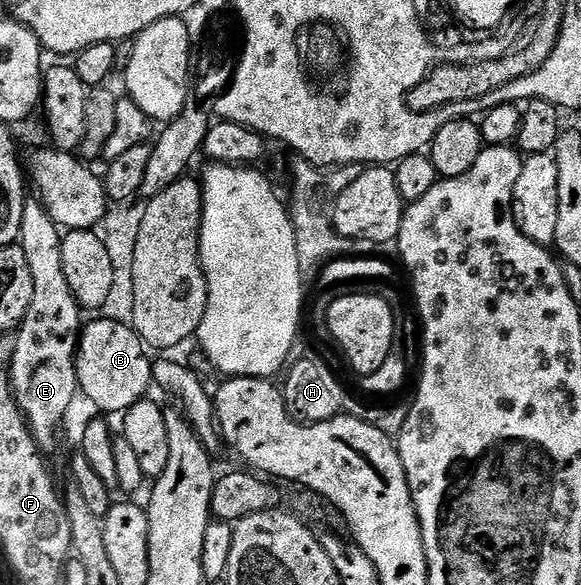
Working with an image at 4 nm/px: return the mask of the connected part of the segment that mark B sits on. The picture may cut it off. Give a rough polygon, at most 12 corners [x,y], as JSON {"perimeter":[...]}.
{"perimeter":[[99,318],[79,333],[79,392],[128,412],[153,388],[132,325]]}

